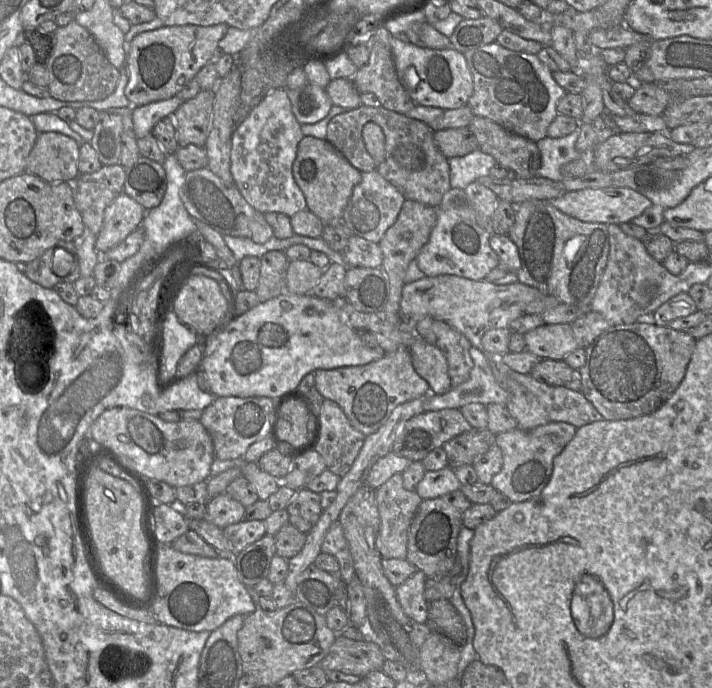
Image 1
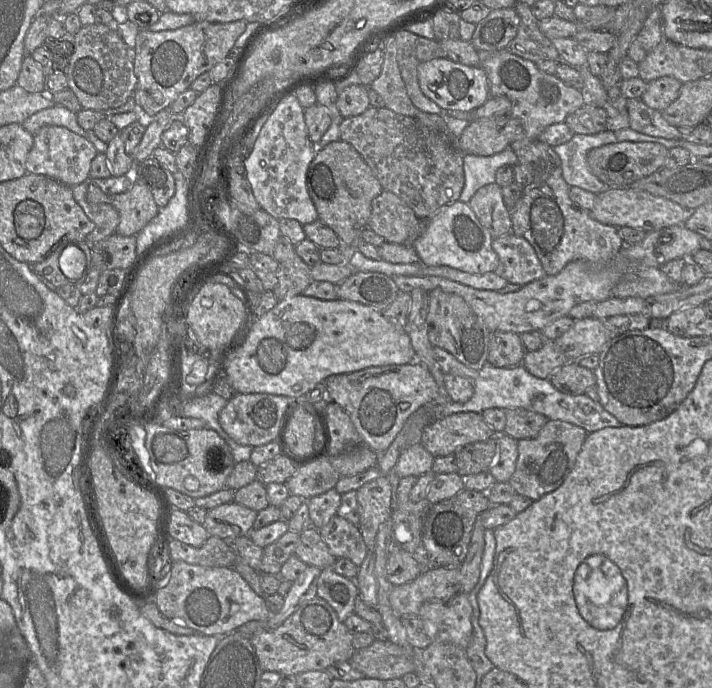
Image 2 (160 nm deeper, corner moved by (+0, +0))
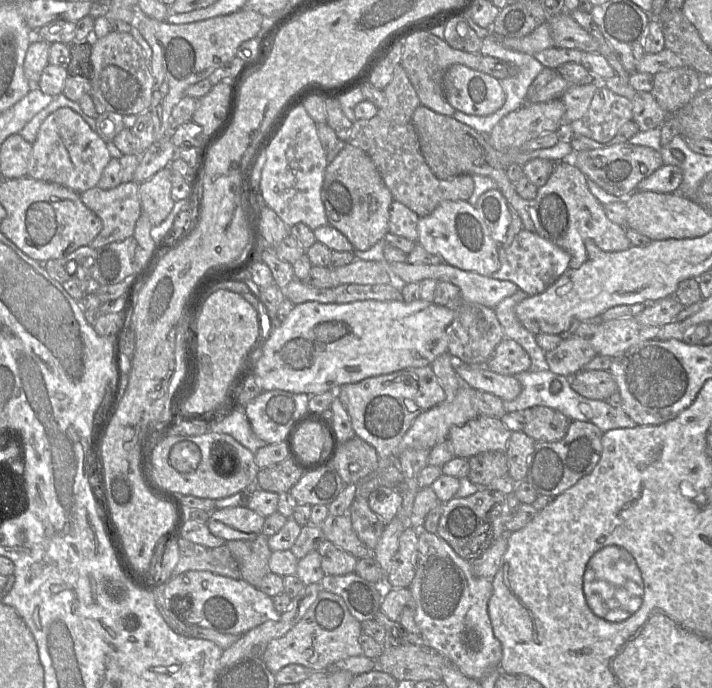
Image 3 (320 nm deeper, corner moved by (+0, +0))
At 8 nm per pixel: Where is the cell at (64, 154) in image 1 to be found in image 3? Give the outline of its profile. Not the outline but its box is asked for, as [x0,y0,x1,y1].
[27,107,111,194]

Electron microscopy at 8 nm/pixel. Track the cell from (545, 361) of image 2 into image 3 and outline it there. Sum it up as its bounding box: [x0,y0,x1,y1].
[546,336,597,377]

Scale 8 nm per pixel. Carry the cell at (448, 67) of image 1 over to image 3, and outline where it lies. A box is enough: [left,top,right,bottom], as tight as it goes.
[443,64,506,115]

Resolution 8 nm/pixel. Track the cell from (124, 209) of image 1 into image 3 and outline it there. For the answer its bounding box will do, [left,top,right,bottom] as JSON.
[139,166,175,226]

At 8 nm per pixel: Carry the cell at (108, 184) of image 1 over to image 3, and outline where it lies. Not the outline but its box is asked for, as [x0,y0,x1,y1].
[80,180,142,249]

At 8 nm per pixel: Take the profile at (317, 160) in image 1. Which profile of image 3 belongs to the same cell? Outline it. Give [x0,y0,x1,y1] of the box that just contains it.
[321,143,394,251]

